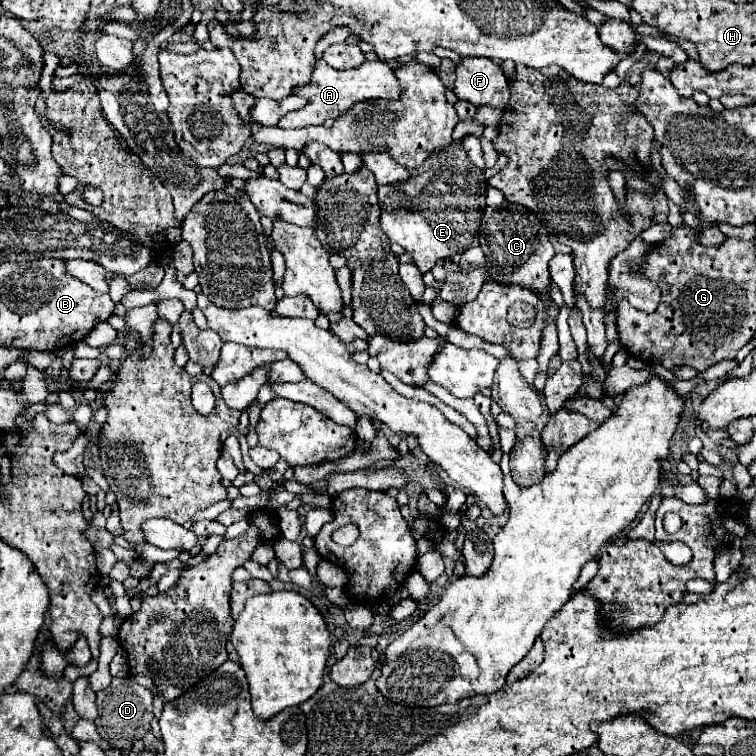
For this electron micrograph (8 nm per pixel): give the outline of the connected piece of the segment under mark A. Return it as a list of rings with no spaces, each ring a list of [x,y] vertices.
[[[324,60],[316,62],[316,68],[312,72],[312,82],[296,88],[296,94],[306,98],[308,104],[296,112],[288,112],[280,120],[280,128],[304,128],[304,126],[322,126],[326,118],[340,118],[350,110],[350,106],[362,102],[362,100],[398,100],[402,94],[402,86],[388,62],[364,62],[362,66],[354,70],[334,70]]]

